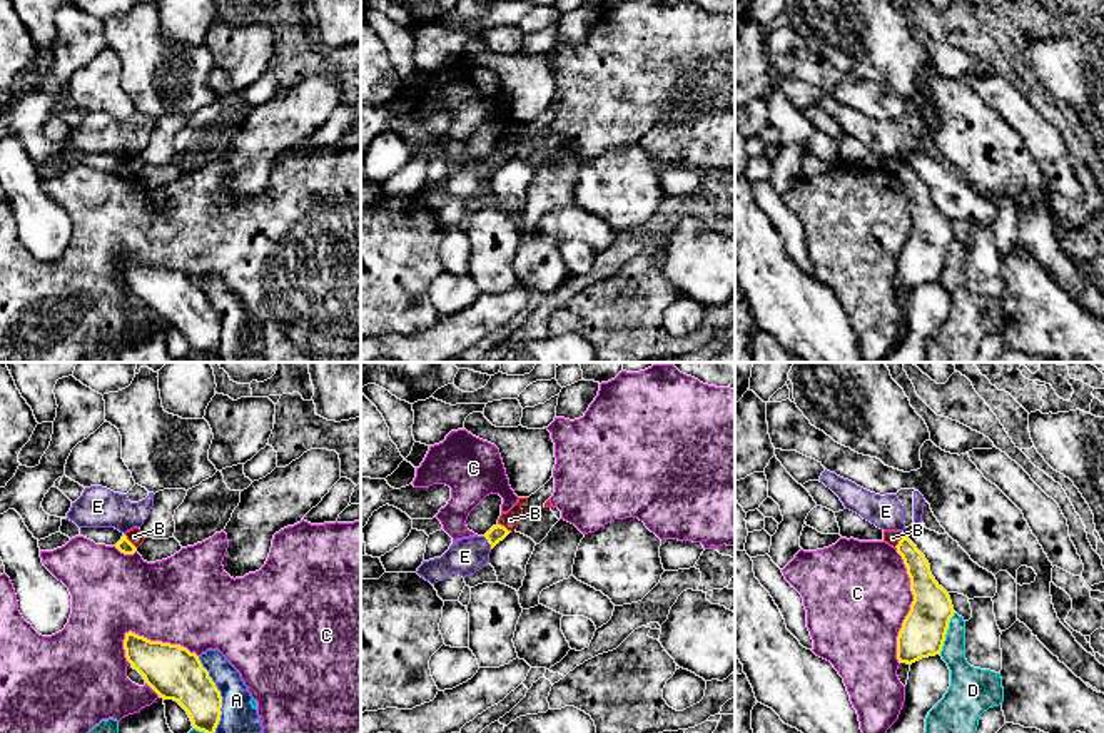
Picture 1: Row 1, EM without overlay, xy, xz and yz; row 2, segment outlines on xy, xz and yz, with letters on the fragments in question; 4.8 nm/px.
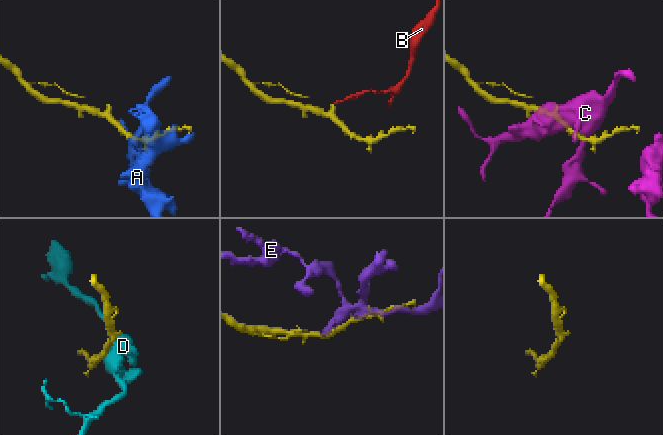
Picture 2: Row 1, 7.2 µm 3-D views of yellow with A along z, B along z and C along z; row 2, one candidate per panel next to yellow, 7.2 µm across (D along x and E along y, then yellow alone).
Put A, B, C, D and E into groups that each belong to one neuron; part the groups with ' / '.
A / B / C / D / E

